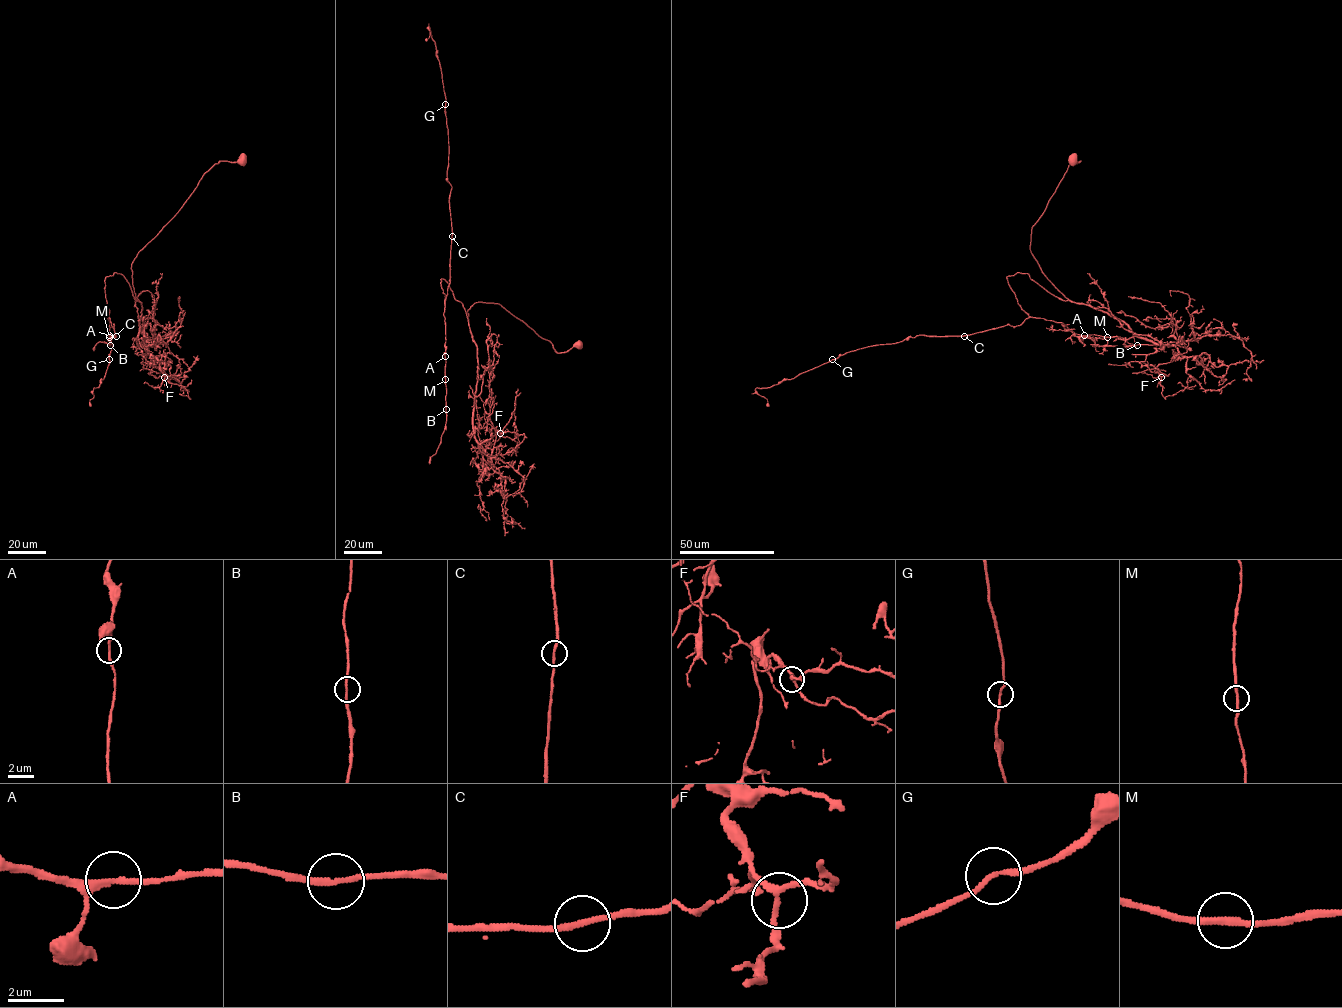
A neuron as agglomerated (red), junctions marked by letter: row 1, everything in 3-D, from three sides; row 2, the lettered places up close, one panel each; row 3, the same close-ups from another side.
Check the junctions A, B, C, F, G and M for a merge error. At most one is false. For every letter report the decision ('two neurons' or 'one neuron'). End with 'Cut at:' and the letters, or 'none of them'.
A: one neuron
B: one neuron
C: one neuron
F: one neuron
G: one neuron
M: one neuron
Cut at: none of them

